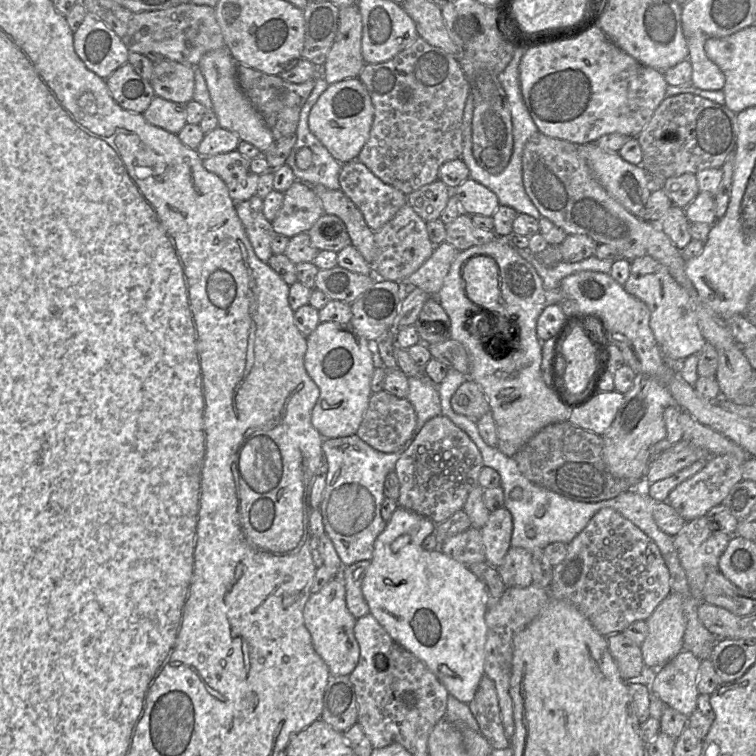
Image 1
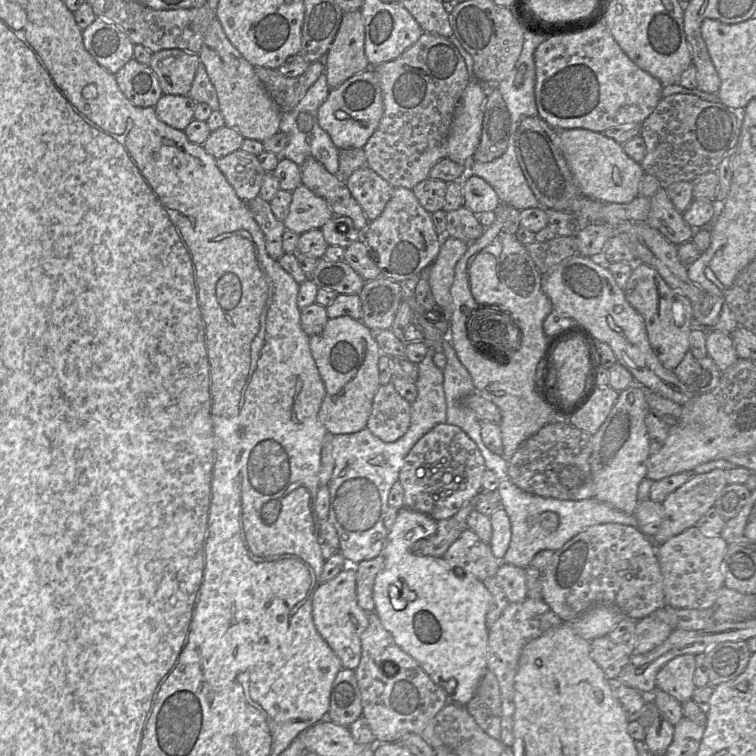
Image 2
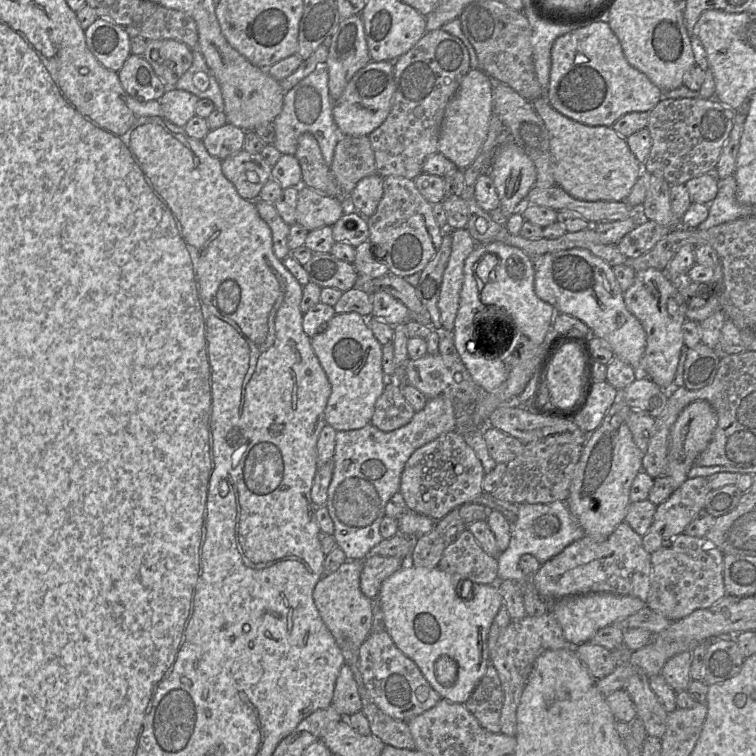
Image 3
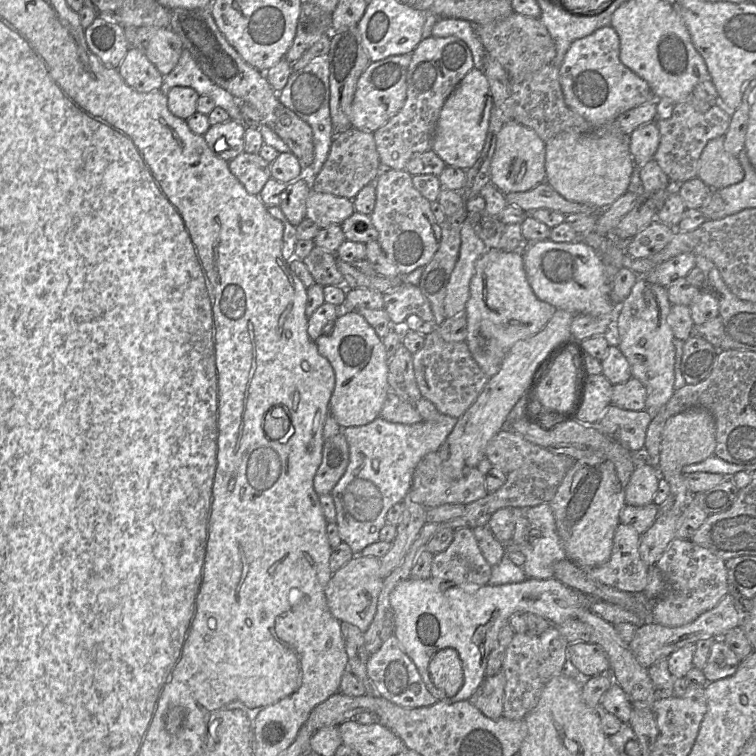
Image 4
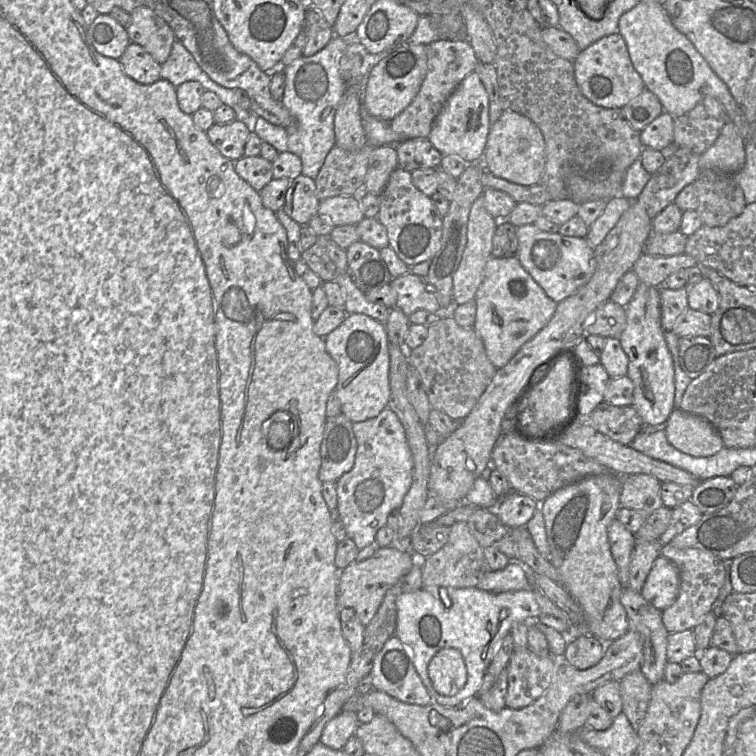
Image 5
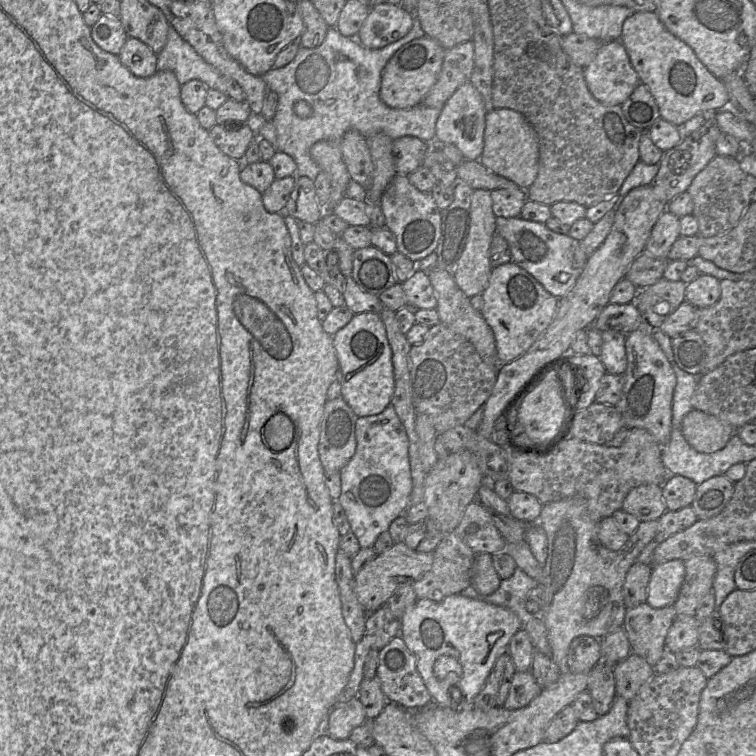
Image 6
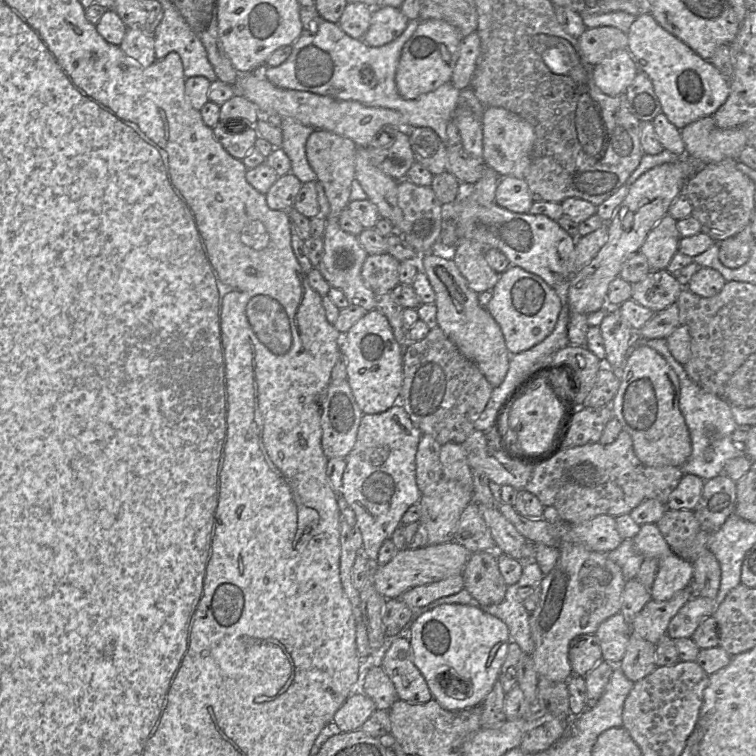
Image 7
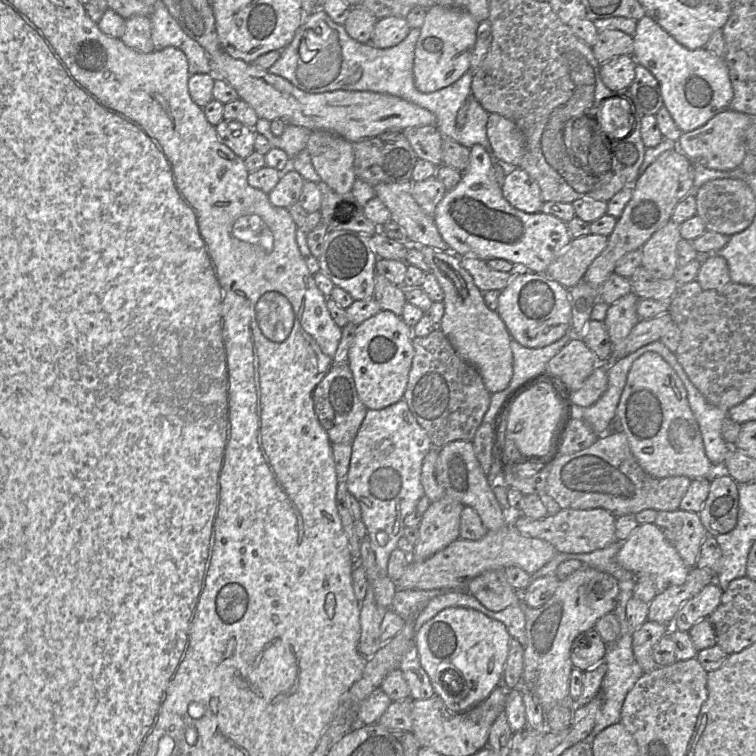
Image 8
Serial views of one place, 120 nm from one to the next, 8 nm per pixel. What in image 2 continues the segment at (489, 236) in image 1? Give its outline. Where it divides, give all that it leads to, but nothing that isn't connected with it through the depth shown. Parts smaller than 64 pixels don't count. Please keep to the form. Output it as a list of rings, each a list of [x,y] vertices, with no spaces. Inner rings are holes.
[[[464,205],[446,214],[446,234],[470,244],[484,233],[484,228],[477,215]]]

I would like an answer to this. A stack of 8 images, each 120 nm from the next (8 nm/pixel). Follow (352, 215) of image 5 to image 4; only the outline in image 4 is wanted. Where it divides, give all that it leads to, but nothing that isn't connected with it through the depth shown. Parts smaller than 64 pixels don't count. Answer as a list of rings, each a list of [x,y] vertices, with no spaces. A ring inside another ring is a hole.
[[[312,190],[306,201],[305,218],[324,229],[331,225],[341,225],[354,212],[352,200]]]

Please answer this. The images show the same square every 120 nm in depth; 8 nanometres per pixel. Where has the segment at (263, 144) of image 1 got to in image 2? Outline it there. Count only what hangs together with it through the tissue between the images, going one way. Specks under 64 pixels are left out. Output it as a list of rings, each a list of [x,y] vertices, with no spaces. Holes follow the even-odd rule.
[[[216,13],[215,18],[208,26],[202,47],[197,55],[200,63],[205,67],[207,75],[217,93],[219,102],[218,110],[223,116],[224,125],[235,129],[244,138],[258,140],[260,142],[271,138],[280,131],[279,127],[282,112],[257,77],[255,67],[250,64],[229,41],[219,20],[216,18]]]

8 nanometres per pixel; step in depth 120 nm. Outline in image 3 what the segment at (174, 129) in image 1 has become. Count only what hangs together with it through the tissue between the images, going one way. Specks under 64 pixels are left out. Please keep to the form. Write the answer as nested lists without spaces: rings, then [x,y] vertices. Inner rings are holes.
[[[168,87],[159,99],[164,116],[177,126],[185,126],[196,115],[195,110],[200,98],[195,94]]]

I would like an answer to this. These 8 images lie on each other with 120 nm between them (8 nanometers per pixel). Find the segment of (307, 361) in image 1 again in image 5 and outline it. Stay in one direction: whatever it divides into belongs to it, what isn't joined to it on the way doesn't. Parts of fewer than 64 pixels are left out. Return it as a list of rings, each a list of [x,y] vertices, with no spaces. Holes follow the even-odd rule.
[[[362,313],[348,314],[345,320],[324,337],[325,347],[338,367],[336,393],[341,413],[352,422],[376,417],[387,408],[390,396],[388,337],[383,323]]]

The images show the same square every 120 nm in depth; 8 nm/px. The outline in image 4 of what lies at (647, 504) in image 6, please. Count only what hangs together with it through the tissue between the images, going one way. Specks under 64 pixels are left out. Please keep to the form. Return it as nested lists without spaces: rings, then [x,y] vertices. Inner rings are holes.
[[[638,461],[625,490],[626,505],[644,506],[652,503],[658,489],[659,479],[655,462]]]

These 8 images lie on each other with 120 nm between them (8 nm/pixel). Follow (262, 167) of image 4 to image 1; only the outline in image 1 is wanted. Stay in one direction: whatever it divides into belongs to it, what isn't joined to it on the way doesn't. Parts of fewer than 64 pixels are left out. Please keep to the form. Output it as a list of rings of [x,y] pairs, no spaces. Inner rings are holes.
[[[236,149],[204,157],[202,164],[225,182],[229,196],[238,203],[248,200],[257,192],[259,175],[251,170],[250,160]]]

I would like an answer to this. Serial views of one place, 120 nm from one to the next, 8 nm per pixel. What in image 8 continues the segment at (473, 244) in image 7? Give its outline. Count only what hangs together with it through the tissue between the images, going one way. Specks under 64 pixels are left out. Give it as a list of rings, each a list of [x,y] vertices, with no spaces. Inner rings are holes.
[[[460,257],[460,264],[473,277],[475,285],[482,292],[501,291],[512,278],[512,273],[494,270],[486,261],[477,257]]]

